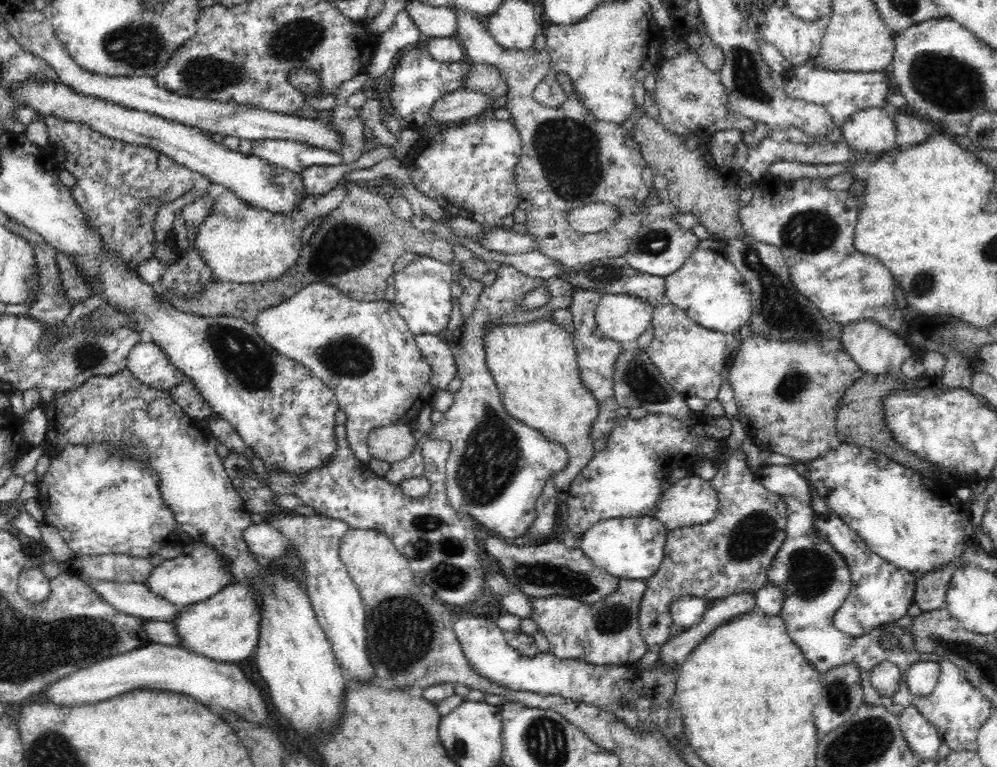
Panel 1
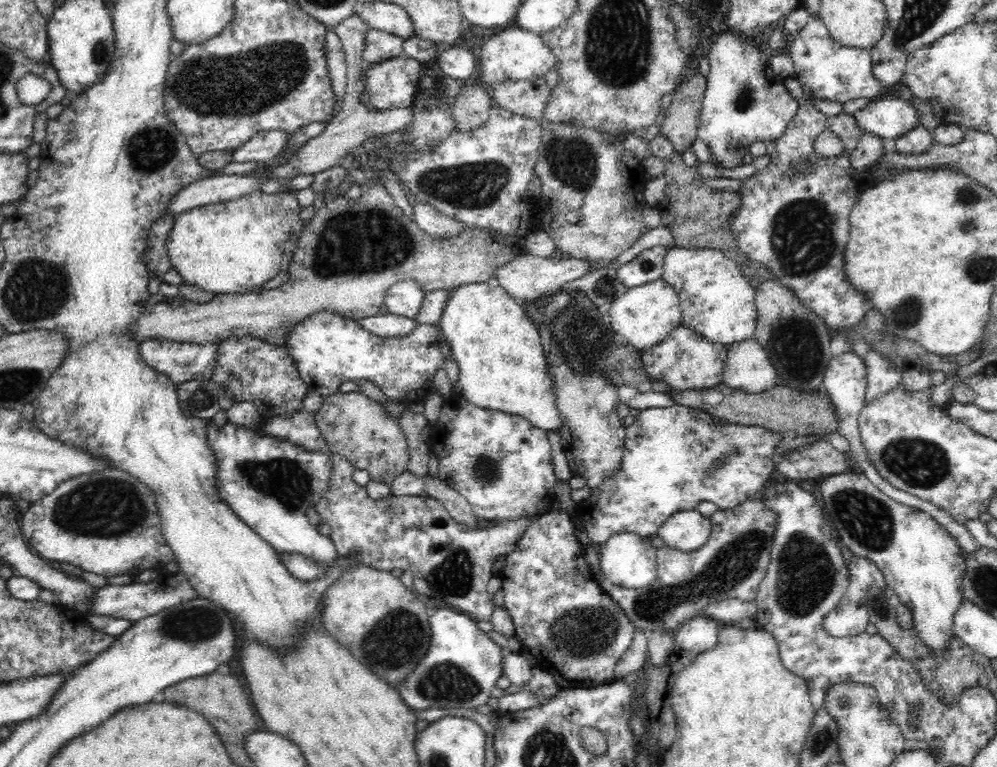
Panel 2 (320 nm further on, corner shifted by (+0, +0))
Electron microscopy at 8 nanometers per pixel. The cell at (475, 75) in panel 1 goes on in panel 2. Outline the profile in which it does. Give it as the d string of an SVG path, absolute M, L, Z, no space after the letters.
M465 83L457 97L452 101L451 113L457 130L474 130L488 122L491 108L494 106L492 92L481 83Z

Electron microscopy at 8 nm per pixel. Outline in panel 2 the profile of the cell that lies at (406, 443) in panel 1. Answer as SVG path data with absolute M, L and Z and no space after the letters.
M338 392L322 396L322 407L314 413L320 435L335 454L347 458L353 470L367 470L371 480L391 484L401 473L407 472L409 460L406 436L386 407L373 402L362 392Z

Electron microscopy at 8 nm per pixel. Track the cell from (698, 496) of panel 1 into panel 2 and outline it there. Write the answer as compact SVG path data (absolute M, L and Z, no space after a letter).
M694 508L668 516L657 535L662 538L665 546L688 553L704 546L709 540L711 530L711 519L704 518L704 515Z

